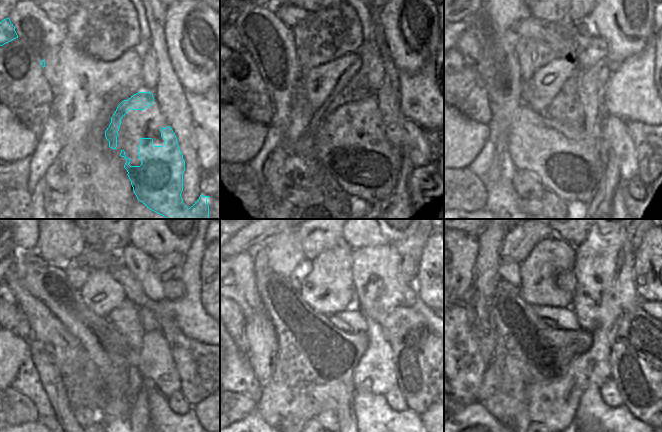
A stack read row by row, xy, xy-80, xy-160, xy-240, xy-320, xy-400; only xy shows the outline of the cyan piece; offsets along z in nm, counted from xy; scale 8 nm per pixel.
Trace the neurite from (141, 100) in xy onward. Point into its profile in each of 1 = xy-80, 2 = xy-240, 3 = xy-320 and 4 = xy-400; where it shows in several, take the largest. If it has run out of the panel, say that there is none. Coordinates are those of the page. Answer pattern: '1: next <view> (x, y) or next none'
1: next xy-80 (329, 134)
2: next xy-240 (57, 316)
3: next xy-320 (305, 337)
4: next xy-400 (523, 339)

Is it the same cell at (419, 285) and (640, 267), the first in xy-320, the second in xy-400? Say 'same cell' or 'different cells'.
same cell

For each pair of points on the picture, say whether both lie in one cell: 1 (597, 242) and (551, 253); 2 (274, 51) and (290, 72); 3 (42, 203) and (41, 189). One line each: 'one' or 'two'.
1: two
2: one
3: one

